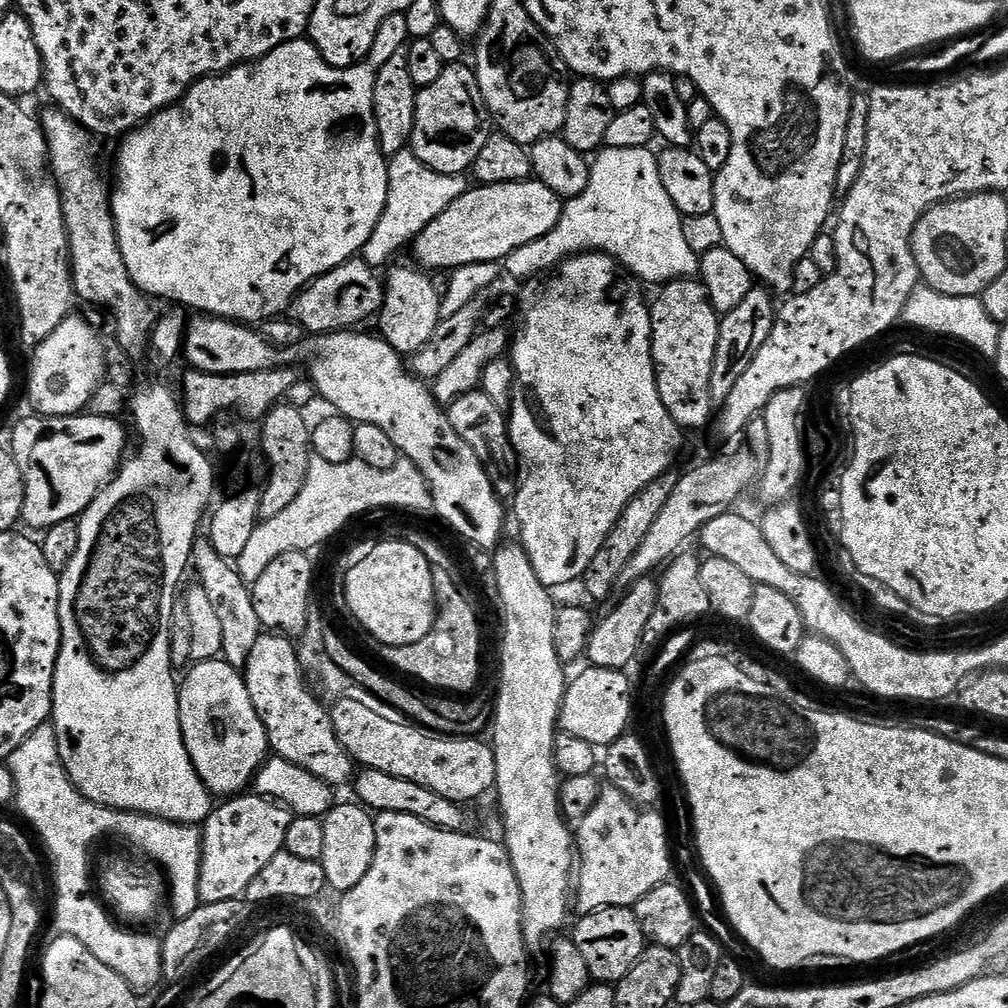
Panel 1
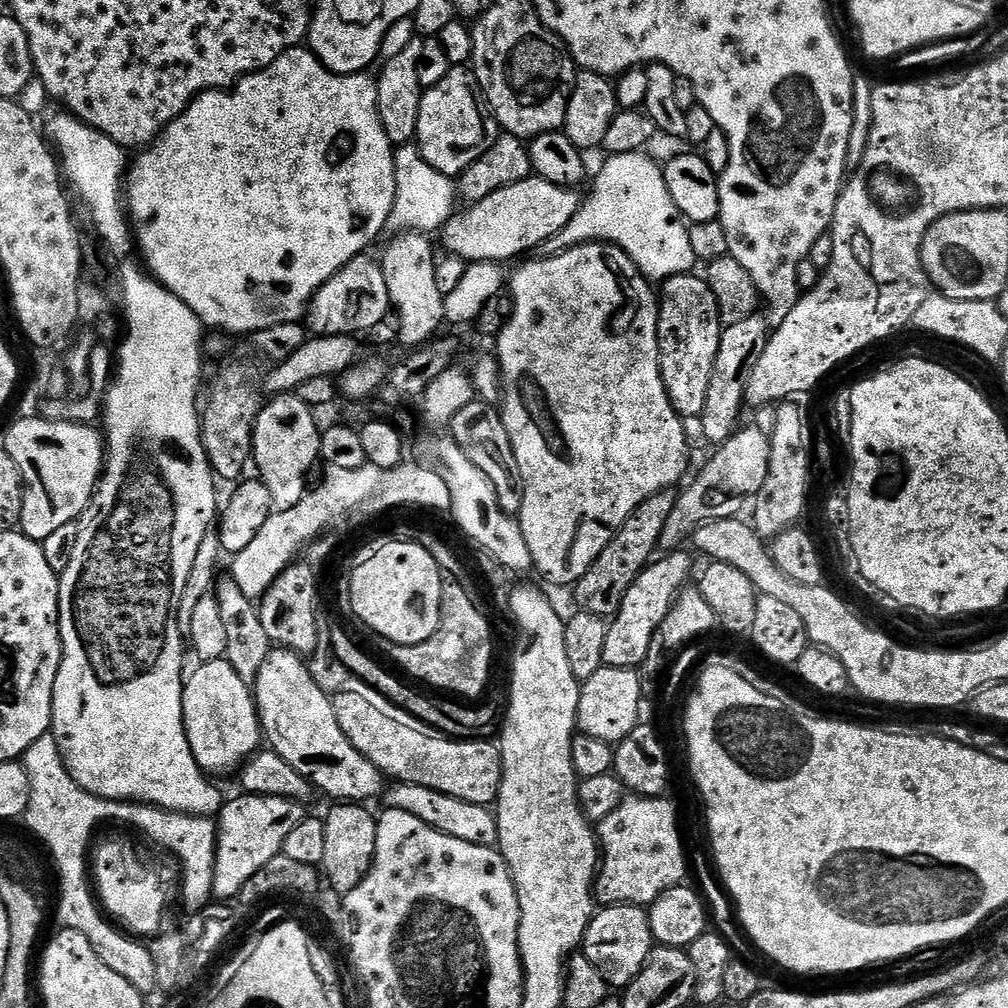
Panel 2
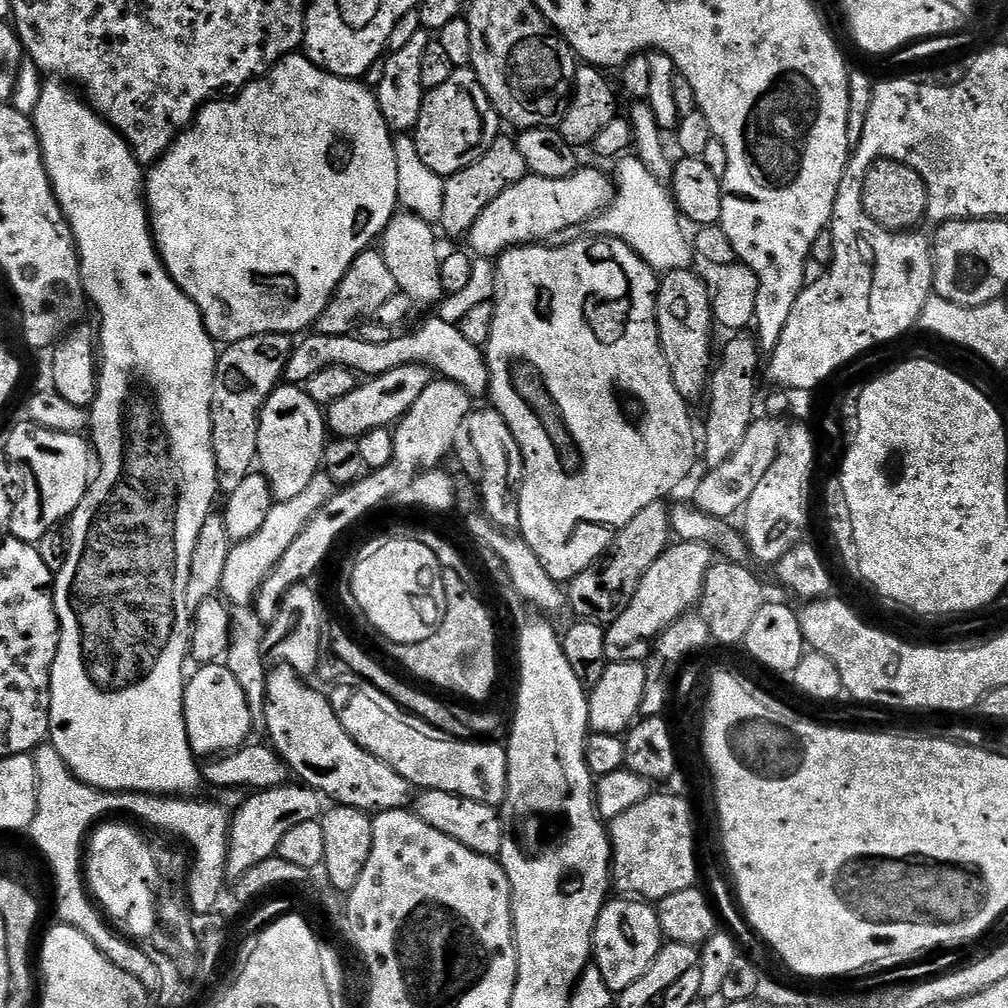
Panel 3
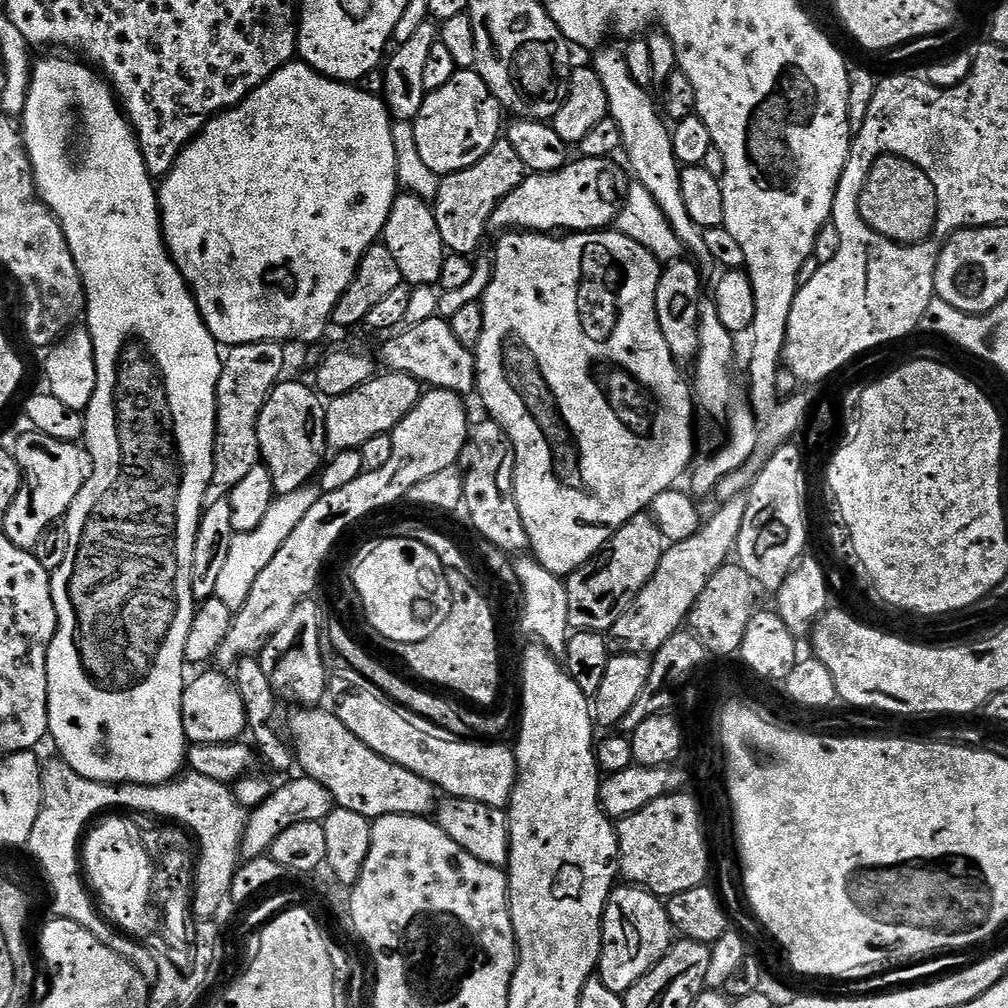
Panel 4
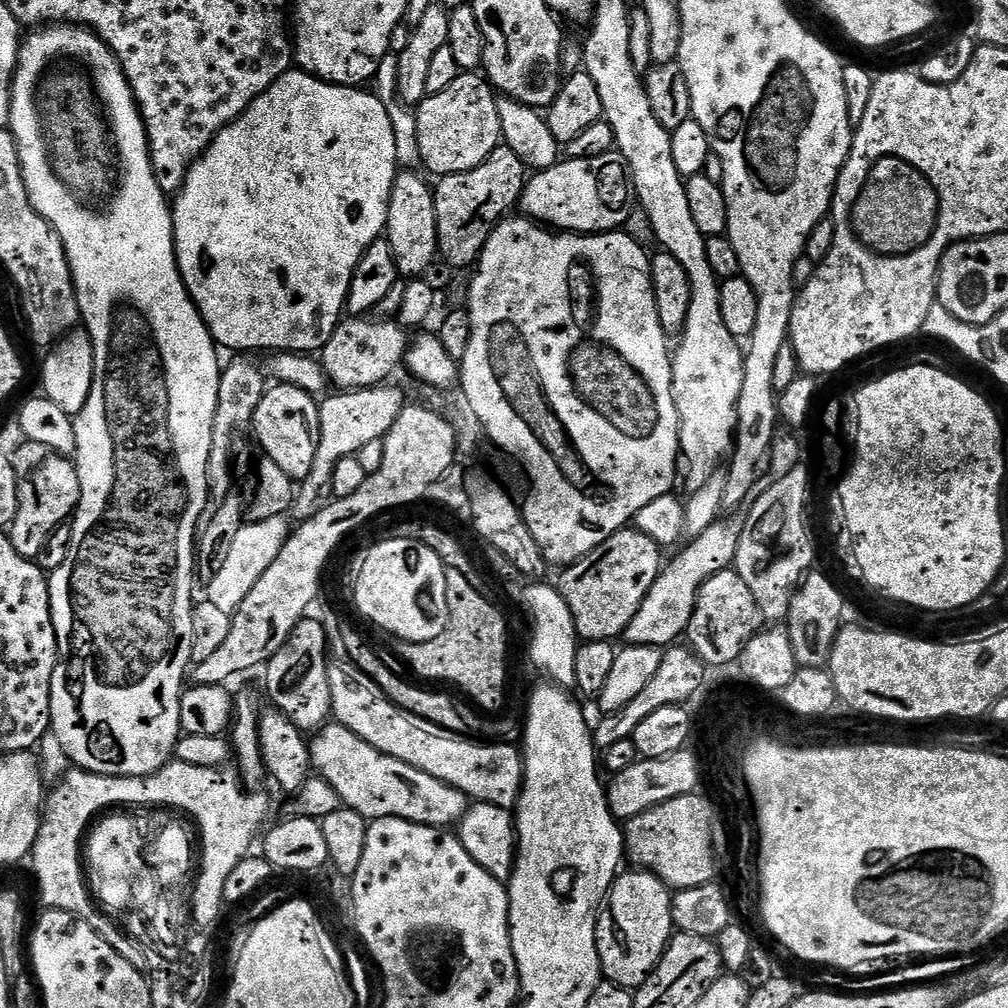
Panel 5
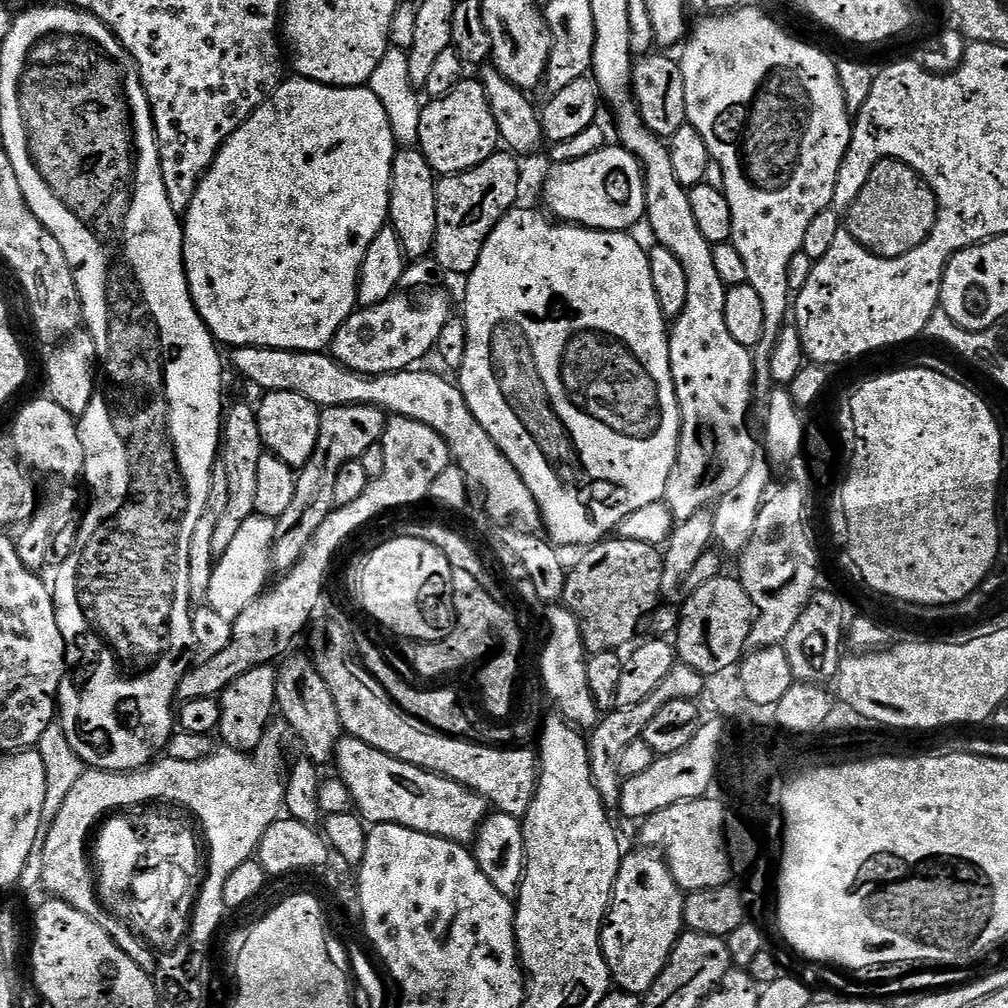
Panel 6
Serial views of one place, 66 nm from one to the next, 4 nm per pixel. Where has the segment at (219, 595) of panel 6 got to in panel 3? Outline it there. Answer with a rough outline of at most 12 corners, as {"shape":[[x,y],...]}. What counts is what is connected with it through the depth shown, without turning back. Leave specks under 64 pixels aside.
{"shape":[[316,476],[233,543],[220,592],[247,608],[333,488]]}

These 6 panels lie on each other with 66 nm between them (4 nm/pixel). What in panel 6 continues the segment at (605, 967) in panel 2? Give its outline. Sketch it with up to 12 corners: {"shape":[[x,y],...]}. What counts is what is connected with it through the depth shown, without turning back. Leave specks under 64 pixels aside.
{"shape":[[655,851],[620,861],[600,948],[643,994],[685,931],[685,893]]}

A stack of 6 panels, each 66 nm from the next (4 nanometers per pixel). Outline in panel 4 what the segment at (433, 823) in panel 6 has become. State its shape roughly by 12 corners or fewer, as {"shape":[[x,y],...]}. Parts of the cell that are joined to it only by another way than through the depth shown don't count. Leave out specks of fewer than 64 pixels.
{"shape":[[324,706],[286,720],[299,771],[370,821],[427,817],[433,784]]}

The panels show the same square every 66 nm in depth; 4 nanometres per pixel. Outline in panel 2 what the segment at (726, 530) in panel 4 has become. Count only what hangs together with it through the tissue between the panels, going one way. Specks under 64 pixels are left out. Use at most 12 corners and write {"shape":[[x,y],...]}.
{"shape":[[672,550],[640,572],[611,617],[602,658],[639,669],[688,582]]}

